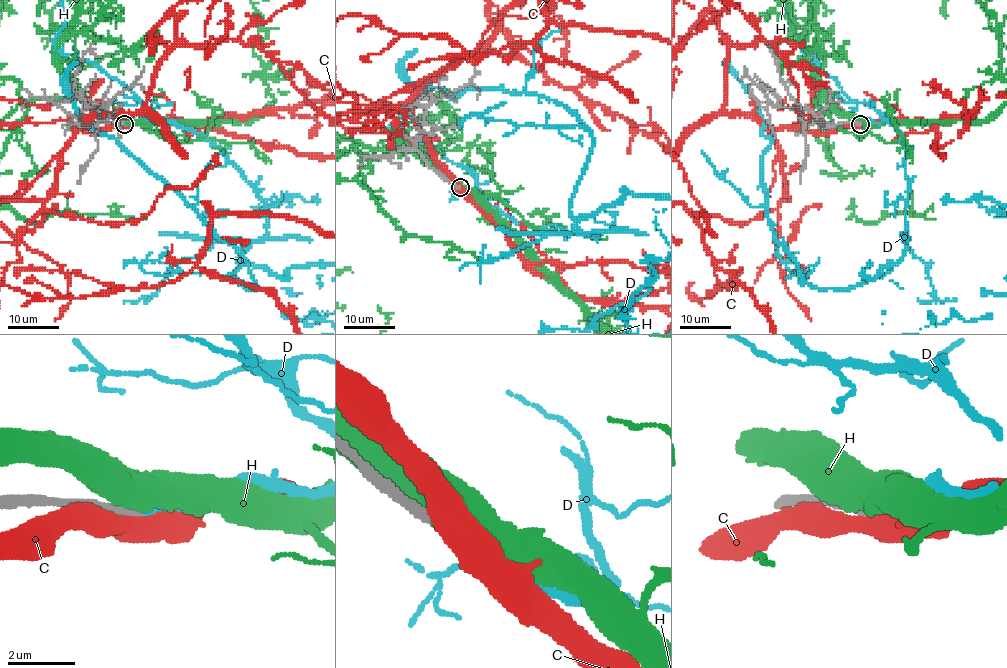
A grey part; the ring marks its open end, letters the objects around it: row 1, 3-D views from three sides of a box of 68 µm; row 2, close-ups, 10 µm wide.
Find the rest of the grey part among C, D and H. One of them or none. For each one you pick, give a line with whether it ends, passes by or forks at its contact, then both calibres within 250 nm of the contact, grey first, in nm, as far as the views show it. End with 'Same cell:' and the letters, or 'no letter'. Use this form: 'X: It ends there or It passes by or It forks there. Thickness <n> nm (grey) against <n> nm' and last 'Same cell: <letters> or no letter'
D: It ends there. Thickness 340 nm (grey) against 280 nm
Same cell: D

